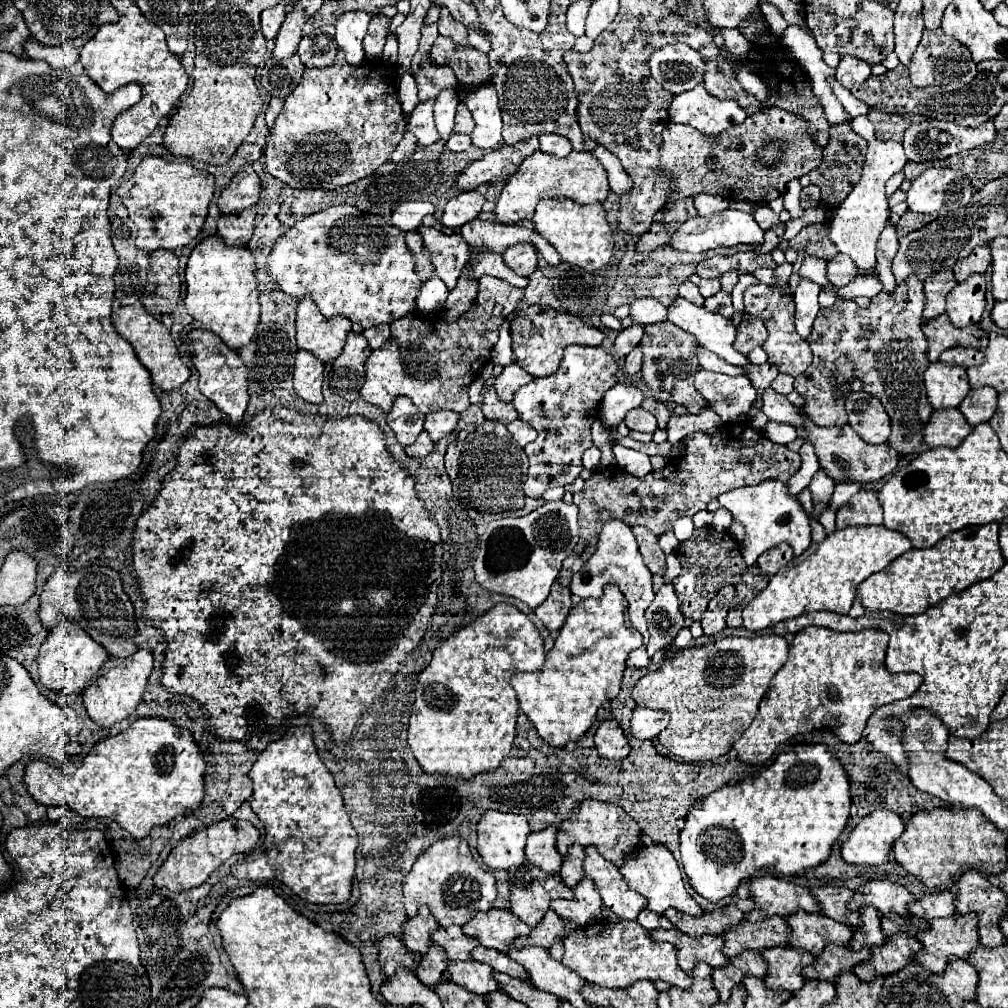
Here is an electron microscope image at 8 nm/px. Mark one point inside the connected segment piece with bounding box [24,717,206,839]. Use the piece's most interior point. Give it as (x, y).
(145, 776)

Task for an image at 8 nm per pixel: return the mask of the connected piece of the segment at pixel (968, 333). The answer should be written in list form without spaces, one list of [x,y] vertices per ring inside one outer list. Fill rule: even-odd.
[[[946,313],[932,319],[930,323],[922,323],[922,331],[928,339],[928,359],[930,361],[938,361],[942,351],[958,347],[958,345],[976,347],[978,341],[984,337],[984,329],[980,325],[972,325],[964,329],[952,327]]]

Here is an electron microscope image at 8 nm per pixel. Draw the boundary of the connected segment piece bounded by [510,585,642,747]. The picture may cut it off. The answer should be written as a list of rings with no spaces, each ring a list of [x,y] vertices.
[[[606,585],[600,599],[584,599],[580,605],[572,607],[566,623],[562,625],[554,647],[546,655],[546,663],[534,673],[514,673],[510,685],[518,695],[520,709],[534,723],[538,735],[548,743],[562,747],[568,741],[578,741],[594,723],[598,709],[604,701],[616,699],[620,691],[622,671],[626,667],[628,653],[642,645],[642,635],[630,625],[627,615],[628,603],[616,585]]]

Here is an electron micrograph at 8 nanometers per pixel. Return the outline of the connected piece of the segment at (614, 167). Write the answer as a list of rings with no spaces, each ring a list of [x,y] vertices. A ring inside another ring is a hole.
[[[598,145],[594,151],[590,151],[592,155],[596,155],[596,159],[604,165],[606,169],[606,175],[608,175],[608,181],[610,181],[610,189],[616,193],[616,195],[622,195],[624,191],[628,191],[632,187],[632,181],[630,177],[626,175],[626,171],[622,169],[620,161],[616,155],[612,155],[604,145]]]

